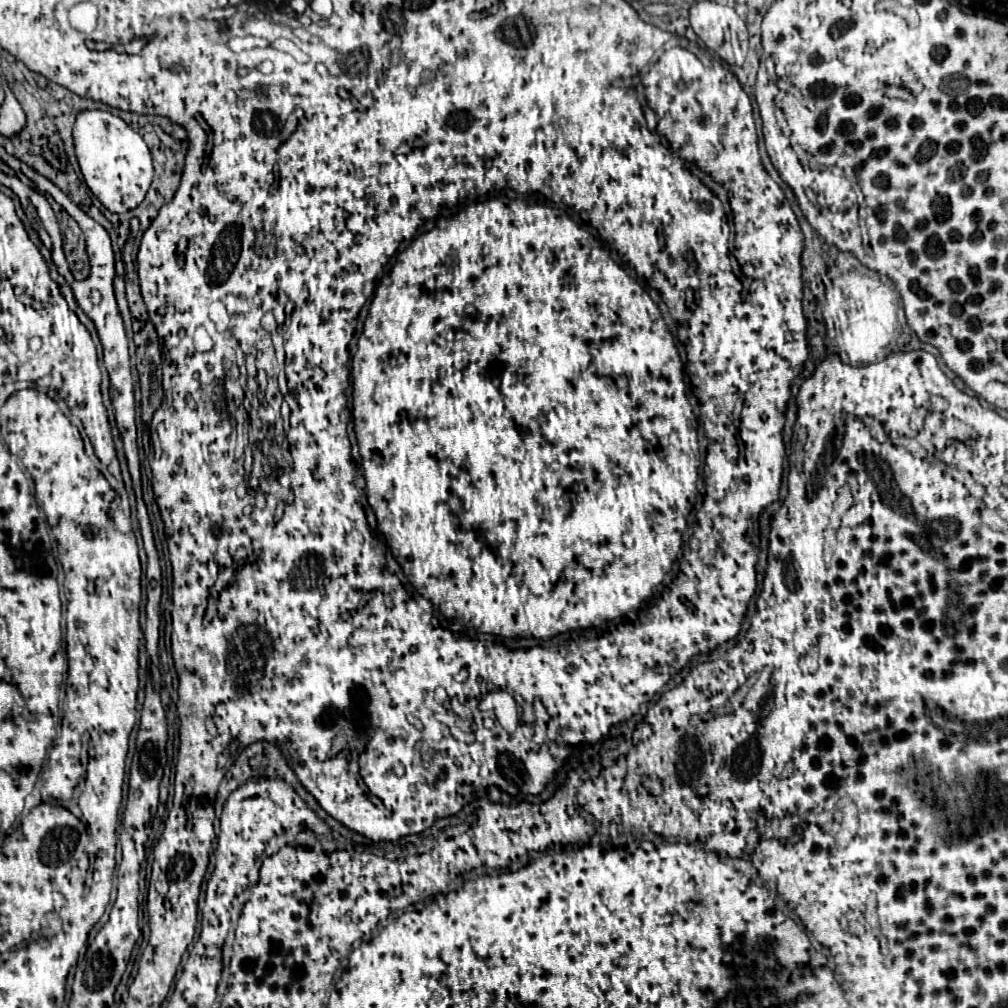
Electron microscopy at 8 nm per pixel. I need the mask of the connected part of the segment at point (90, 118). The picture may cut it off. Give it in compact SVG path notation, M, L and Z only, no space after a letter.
M110 111L80 113L74 125L74 145L84 181L106 209L118 214L126 213L144 201L154 177L150 149L146 147L144 139L120 117L112 115Z

